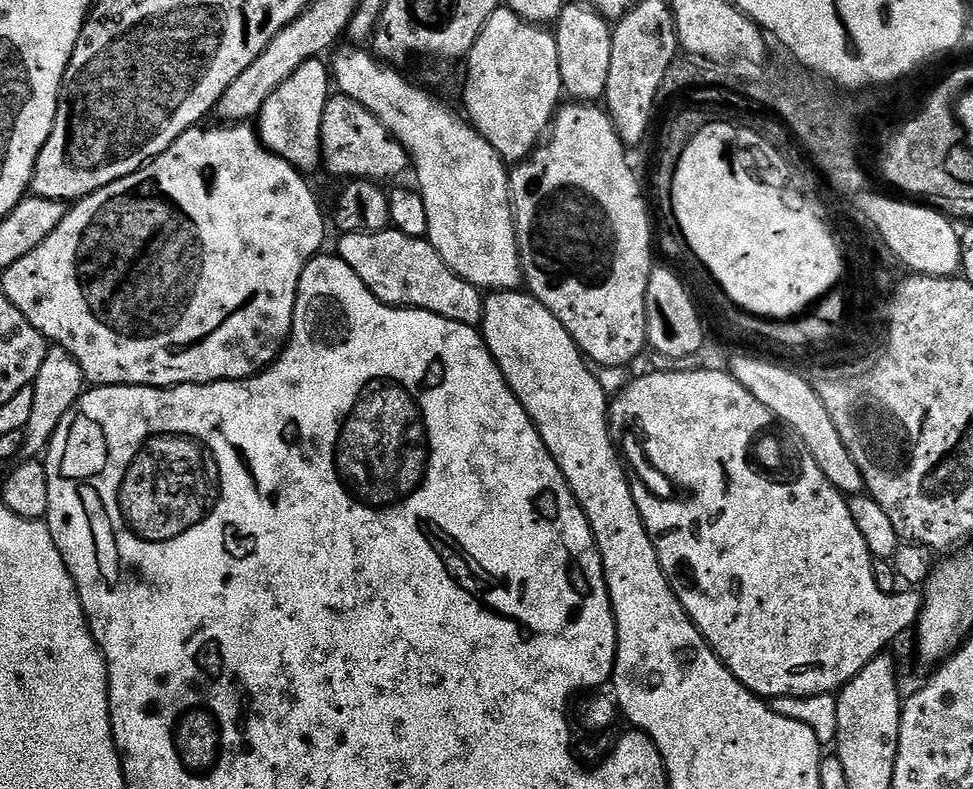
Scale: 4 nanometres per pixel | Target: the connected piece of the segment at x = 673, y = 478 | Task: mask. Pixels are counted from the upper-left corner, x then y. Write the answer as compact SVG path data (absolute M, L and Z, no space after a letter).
M717 370L712 372L688 372L688 373L664 373L649 371L649 376L638 375L632 378L626 387L616 395L611 397L608 405L608 430L612 434L612 443L616 445L621 457L622 463L628 473L628 485L634 494L634 506L638 506L638 514L642 518L642 522L646 526L646 534L650 538L650 542L654 546L654 550L658 554L658 562L662 566L662 570L671 578L672 589L676 592L678 602L684 608L684 613L691 618L694 626L704 636L704 641L716 653L718 659L730 670L730 674L734 674L734 678L738 678L738 682L742 682L742 686L746 686L755 696L761 698L771 698L774 696L827 696L835 693L837 690L848 684L854 674L858 674L858 670L862 670L862 666L866 666L875 656L881 655L885 651L887 644L892 644L904 631L911 629L916 621L920 619L920 609L922 607L921 597L903 596L897 594L888 596L882 590L878 590L878 582L874 582L874 570L872 569L873 555L871 550L866 546L866 538L862 538L862 533L858 531L858 526L854 522L854 518L850 518L850 510L848 509L848 500L843 492L839 492L830 481L826 478L826 474L822 474L822 470L818 470L818 462L808 461L806 465L806 474L800 483L793 488L777 487L762 480L759 476L754 476L745 467L745 445L748 444L749 436L756 432L762 424L766 424L769 418L773 416L770 410L766 410L766 406L762 406L762 402L758 402L758 398L754 398L754 394L750 394L750 390L746 390L746 386L742 386L727 371Z

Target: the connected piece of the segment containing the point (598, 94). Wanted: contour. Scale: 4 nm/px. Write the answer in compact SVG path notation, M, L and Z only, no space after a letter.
M568 2L556 20L554 35L558 42L558 66L562 70L565 93L576 102L599 101L606 90L606 78L610 78L612 28L609 21L603 20L582 2Z

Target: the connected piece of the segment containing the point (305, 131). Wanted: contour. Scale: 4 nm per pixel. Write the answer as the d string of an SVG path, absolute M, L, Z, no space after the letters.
M320 58L307 60L304 65L298 66L294 76L282 82L282 86L278 86L278 90L266 98L258 117L260 140L272 153L290 162L302 174L309 174L322 164L320 127L322 114L330 99L328 84L330 88L329 65Z

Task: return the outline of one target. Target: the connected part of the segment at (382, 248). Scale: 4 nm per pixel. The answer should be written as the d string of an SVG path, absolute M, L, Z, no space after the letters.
M391 226L381 232L346 232L339 237L334 248L339 256L383 304L394 308L417 308L438 314L450 322L462 322L479 329L484 323L485 293L474 287L466 278L454 274L450 266L423 236L411 236Z

